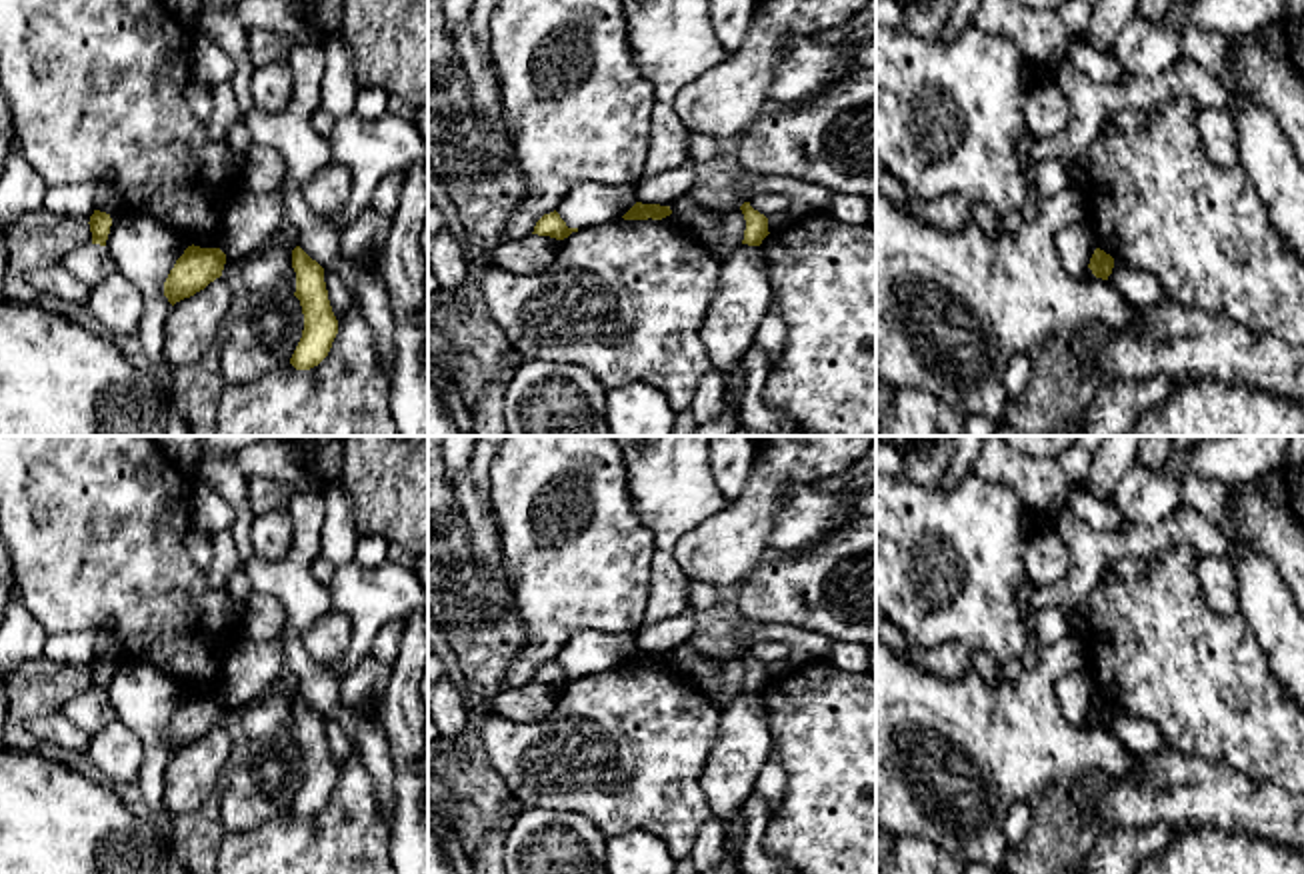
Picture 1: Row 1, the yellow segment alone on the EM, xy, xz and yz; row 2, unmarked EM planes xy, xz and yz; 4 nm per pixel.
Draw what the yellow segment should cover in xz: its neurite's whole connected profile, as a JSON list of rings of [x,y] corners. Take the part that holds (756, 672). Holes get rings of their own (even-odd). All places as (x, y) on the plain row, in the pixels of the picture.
[[[744,650],[740,654],[744,668],[746,668],[746,678],[744,678],[744,688],[742,692],[748,694],[760,694],[762,688],[770,682],[768,680],[768,666],[764,662],[760,662],[758,658],[754,658],[750,654],[750,650]]]

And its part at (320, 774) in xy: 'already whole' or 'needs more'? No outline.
already whole

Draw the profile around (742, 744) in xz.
[[[742,692],[720,710],[720,730],[702,772],[702,790],[710,806],[710,814],[714,814],[724,826],[724,852],[732,820],[754,792],[756,778],[770,756],[770,748],[772,734],[760,694]]]

